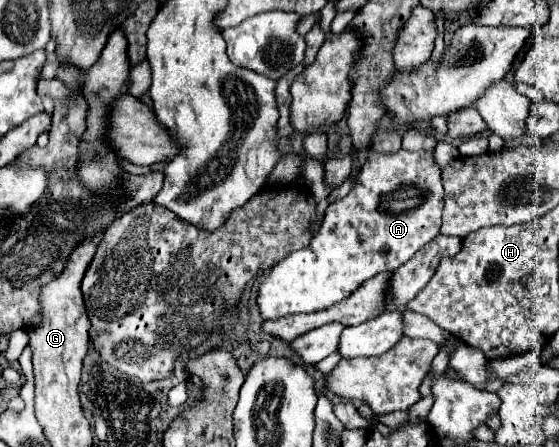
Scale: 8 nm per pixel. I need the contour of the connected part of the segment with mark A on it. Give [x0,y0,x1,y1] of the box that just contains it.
[258,148,444,320]

